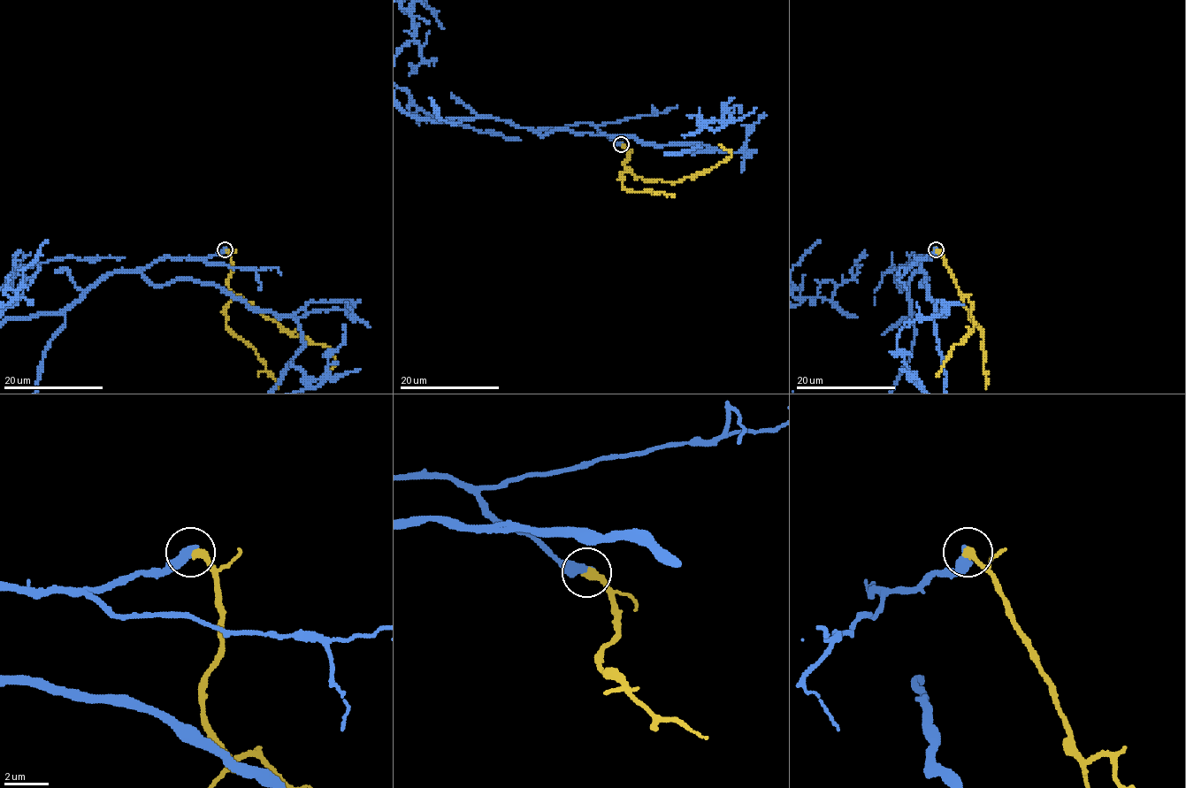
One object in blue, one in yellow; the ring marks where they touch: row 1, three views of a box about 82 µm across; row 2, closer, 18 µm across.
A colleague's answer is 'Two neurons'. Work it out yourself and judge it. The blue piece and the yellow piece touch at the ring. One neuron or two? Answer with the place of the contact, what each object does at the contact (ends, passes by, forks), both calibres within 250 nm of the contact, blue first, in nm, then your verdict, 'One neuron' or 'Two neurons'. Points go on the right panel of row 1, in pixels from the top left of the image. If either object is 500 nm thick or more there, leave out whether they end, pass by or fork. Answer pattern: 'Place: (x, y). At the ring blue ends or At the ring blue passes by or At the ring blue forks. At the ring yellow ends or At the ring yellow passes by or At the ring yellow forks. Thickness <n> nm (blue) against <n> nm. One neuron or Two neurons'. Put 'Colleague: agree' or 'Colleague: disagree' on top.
Colleague: disagree
Place: (936, 249). At the ring blue ends. At the ring yellow ends. Thickness 400 nm (blue) against 400 nm. One neuron

